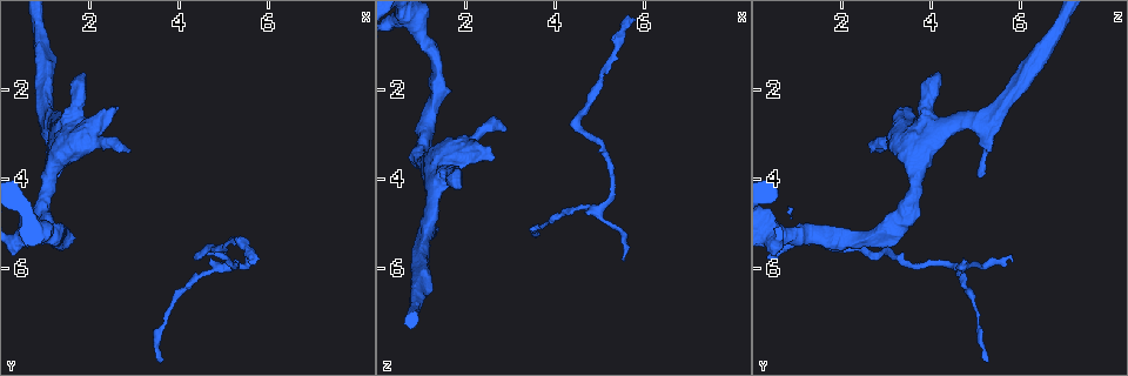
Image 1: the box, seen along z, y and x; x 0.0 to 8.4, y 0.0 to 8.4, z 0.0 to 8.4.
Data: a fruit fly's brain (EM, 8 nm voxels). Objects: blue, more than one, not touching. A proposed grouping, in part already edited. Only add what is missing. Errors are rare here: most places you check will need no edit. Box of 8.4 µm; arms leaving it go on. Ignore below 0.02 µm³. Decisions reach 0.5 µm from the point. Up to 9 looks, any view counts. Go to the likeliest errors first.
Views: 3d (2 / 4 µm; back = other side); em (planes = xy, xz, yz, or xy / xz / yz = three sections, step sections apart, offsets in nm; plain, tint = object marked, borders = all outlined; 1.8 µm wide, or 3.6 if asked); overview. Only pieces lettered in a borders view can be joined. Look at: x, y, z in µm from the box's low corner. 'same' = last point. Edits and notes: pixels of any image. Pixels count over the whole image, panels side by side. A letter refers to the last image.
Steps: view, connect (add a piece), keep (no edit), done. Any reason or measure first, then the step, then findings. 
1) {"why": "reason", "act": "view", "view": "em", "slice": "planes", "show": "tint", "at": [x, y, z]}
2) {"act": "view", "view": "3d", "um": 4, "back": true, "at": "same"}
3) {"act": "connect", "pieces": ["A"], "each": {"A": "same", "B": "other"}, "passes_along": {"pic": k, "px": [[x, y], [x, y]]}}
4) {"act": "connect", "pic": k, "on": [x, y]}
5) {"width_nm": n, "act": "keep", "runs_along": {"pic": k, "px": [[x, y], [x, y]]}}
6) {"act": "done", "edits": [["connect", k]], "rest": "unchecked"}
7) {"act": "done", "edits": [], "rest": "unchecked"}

{"why": "an open end", "act": "view", "view": "em", "slice": "xy", "step": 4, "show": "borders", "at": [2.95, 3.40, 2.85]}

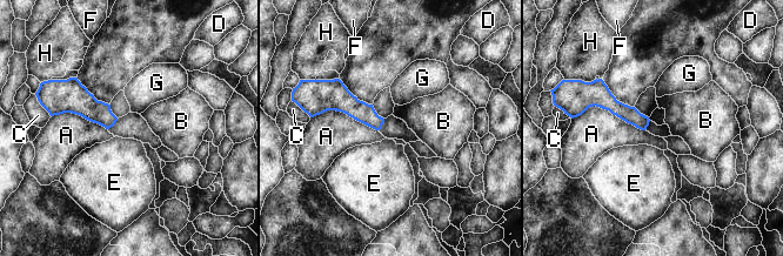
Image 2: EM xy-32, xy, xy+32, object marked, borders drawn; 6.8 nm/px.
{"act": "keep", "each": {"A": "other", "B": "other", "C": "other", "D": "other", "E": "other", "F": "other", "G": "other", "H": "other"}, "runs_along": {"pic": 2, "px": [[589, 101], [608, 101], [646, 122]]}, "found": "no lettered piece goes on from it"}

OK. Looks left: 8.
{"why": "free end", "act": "view", "view": "3d", "um": 2, "at": [1.85, 1.65, 4.10]}

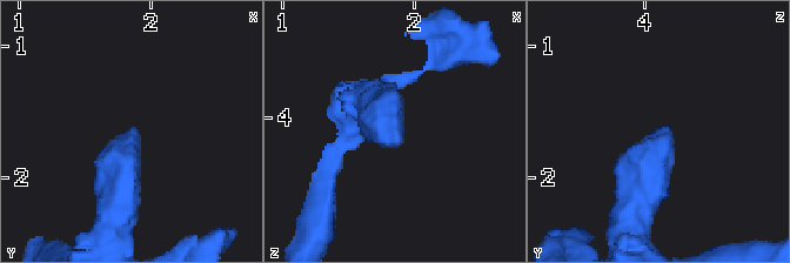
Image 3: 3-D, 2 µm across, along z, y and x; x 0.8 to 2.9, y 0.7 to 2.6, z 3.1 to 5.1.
{"act": "view", "view": "em", "slice": "planes", "show": "borders", "at": [1.86, 1.60, 4.16]}

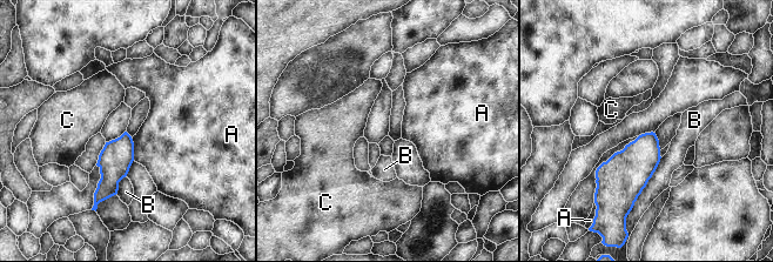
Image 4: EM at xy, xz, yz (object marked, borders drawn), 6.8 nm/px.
{"act": "keep", "each": {"A": "other", "B": "other", "C": "other"}, "border": {"pic": 4, "px": [[130, 138], [134, 160]]}, "found": "no lettered piece goes on from it"}

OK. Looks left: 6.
{"why": "an open end", "act": "view", "view": "3d", "um": 4, "at": [1.35, 3.95, 5.05]}

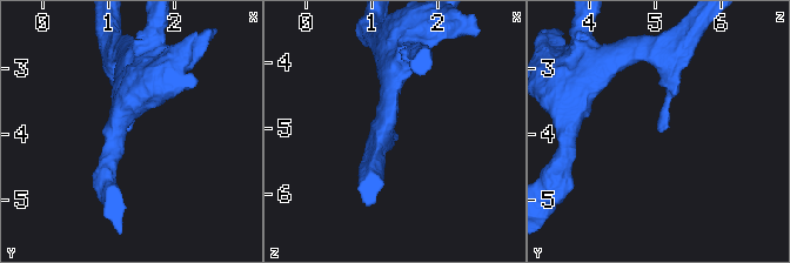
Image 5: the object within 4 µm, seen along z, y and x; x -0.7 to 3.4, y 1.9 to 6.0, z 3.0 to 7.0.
{"act": "view", "view": "em", "slice": "planes", "show": "borders", "at": [1.30, 3.95, 5.10]}

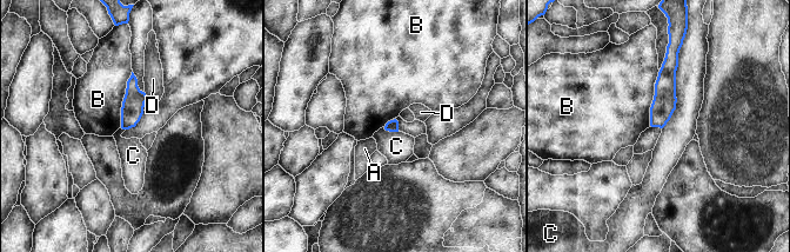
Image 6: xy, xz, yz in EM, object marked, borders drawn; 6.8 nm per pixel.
{"longest_contact_nm": ["C", 550], "act": "keep", "each": {"A": "other", "B": "other", "C": "other", "D": "other"}, "found": "none of them fits"}

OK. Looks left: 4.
{"act": "view", "view": "3d", "um": 4, "at": [5.45, 5.90, 5.85]}

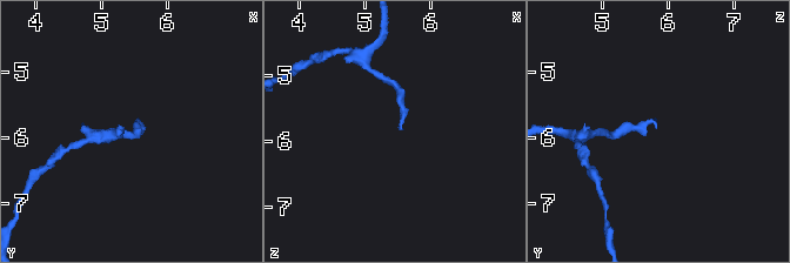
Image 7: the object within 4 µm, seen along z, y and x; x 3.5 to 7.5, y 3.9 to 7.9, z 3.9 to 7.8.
{"act": "view", "view": "em", "slice": "planes", "show": "plain", "at": [5.50, 5.85, 5.85]}

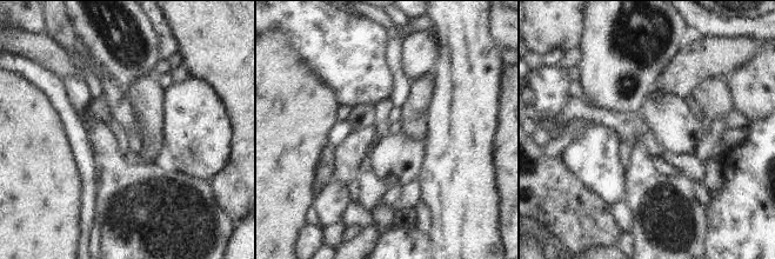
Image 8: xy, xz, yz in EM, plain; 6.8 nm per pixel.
{"why": "what lies round it", "act": "view", "view": "em", "slice": "planes", "show": "borders", "at": "same"}

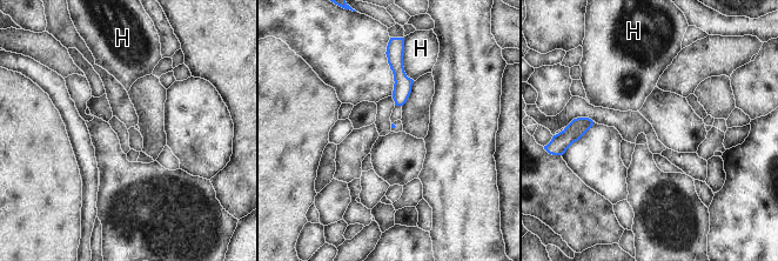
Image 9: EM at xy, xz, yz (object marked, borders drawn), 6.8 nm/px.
{"act": "keep", "each": {"H": "other"}, "border": {"pic": 9, "px": [[403, 51], [403, 71], [414, 80]]}, "found": "none of them fits"}

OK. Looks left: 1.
{"act": "done", "edits": [], "rest": "unchecked"}

